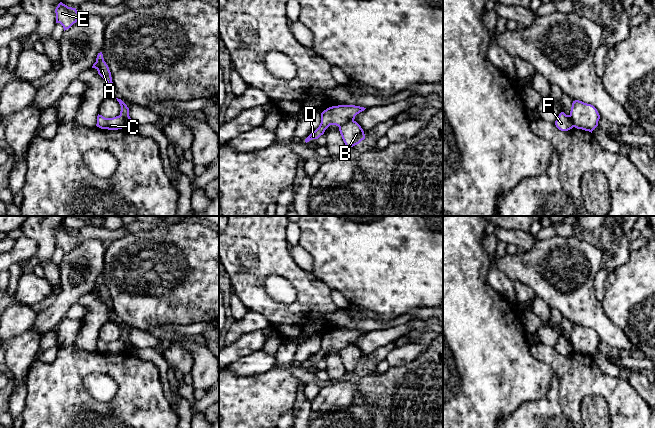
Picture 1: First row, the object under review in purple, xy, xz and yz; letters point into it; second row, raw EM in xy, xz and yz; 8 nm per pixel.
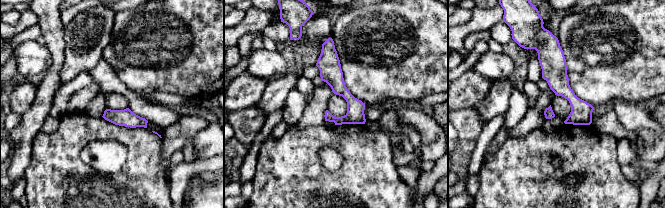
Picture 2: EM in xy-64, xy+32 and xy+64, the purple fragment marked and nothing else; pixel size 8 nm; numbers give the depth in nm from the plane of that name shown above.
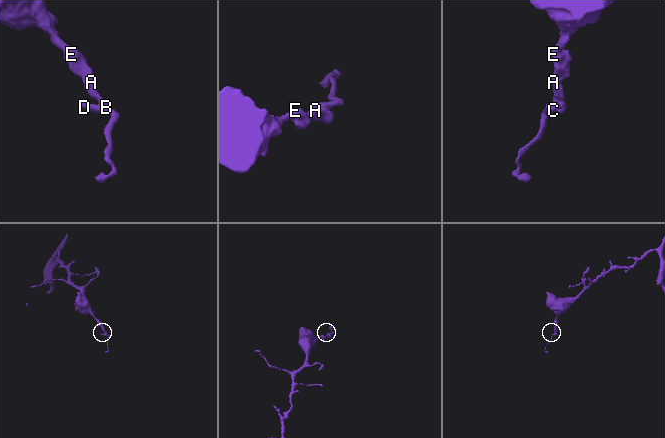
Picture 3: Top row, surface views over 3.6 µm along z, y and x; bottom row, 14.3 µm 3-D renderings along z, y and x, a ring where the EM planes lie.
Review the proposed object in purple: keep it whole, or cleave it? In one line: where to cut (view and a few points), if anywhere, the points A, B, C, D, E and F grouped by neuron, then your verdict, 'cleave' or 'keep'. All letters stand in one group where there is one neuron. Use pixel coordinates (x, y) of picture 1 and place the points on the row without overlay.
cut xz (353, 343), (338, 350); groups A B E / C D F; cleave

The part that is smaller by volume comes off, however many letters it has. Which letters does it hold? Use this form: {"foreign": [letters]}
{"foreign": ["C", "D", "F"]}

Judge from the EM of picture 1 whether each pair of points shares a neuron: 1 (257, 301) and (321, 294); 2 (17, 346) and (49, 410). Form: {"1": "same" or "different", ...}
{"1": "same", "2": "different"}

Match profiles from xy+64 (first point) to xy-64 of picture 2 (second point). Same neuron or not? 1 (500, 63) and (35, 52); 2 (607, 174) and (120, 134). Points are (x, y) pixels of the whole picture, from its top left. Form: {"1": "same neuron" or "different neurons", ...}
{"1": "same neuron", "2": "same neuron"}

